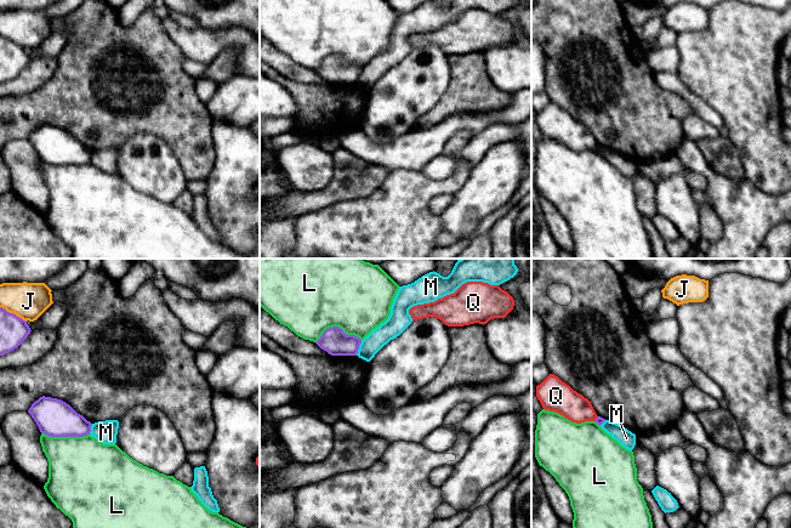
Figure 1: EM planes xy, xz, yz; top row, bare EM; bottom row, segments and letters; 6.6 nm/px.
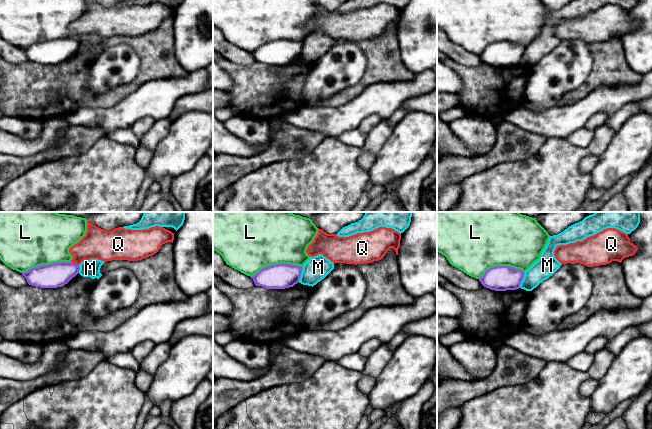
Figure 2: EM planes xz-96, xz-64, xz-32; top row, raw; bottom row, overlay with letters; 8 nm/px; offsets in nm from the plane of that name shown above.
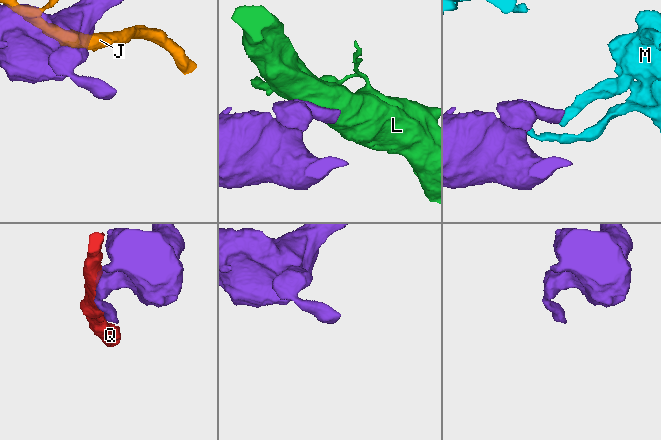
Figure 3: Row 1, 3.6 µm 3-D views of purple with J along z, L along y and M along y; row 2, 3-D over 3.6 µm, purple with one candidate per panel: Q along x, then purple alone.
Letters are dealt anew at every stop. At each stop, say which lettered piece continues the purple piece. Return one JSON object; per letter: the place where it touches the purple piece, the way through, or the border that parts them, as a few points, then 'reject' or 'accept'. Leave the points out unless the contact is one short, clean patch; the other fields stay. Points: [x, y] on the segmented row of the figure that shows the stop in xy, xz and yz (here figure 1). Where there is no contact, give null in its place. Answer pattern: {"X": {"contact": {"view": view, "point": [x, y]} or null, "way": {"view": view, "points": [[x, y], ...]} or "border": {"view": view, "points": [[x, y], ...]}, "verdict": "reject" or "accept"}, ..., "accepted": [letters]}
{"J": {"contact": {"view": "xy", "point": [12, 313]}, "border": {"view": "xy", "points": [[0, 306], [26, 322]]}, "verdict": "reject"}, "L": {"contact": {"view": "xz", "point": [337, 327]}, "verdict": "reject"}, "M": {"contact": {"view": "xz", "point": [358, 348]}, "border": {"view": "xz", "points": [[362, 341], [356, 355]]}, "verdict": "reject"}, "Q": {"contact": {"view": "yz", "point": [596, 419]}, "verdict": "reject"}, "accepted": []}

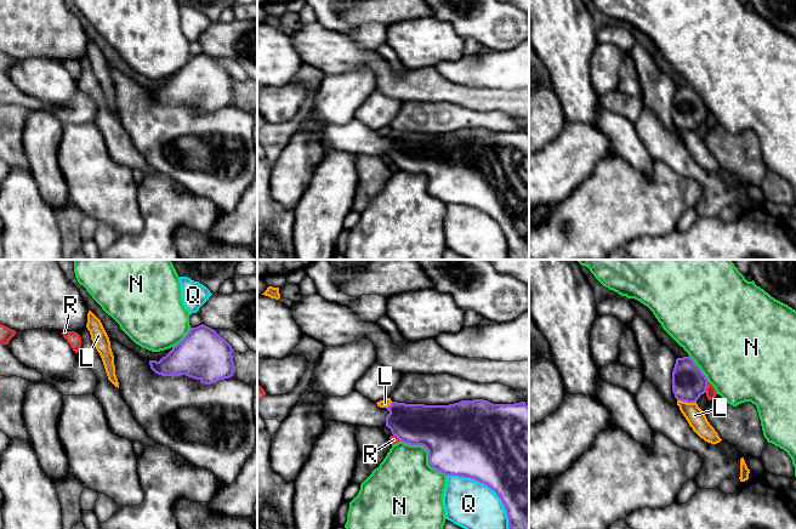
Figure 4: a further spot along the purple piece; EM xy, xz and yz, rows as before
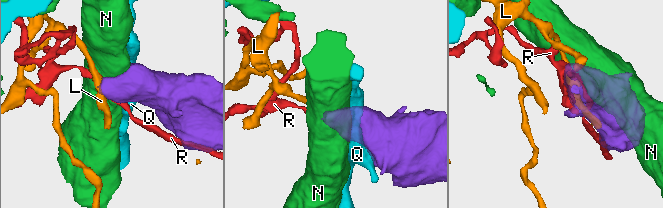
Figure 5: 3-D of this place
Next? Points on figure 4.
{"L": {"contact": {"view": "yz", "point": [687, 402]}, "border": {"view": "yz", "points": [[677, 399], [695, 402]]}, "verdict": "reject"}, "N": {"contact": {"view": "xz", "point": [427, 450]}, "verdict": "reject"}, "Q": {"contact": {"view": "xz", "point": [489, 487]}, "verdict": "reject"}, "R": {"contact": {"view": "yz", "point": [706, 387]}, "verdict": "reject"}, "accepted": []}

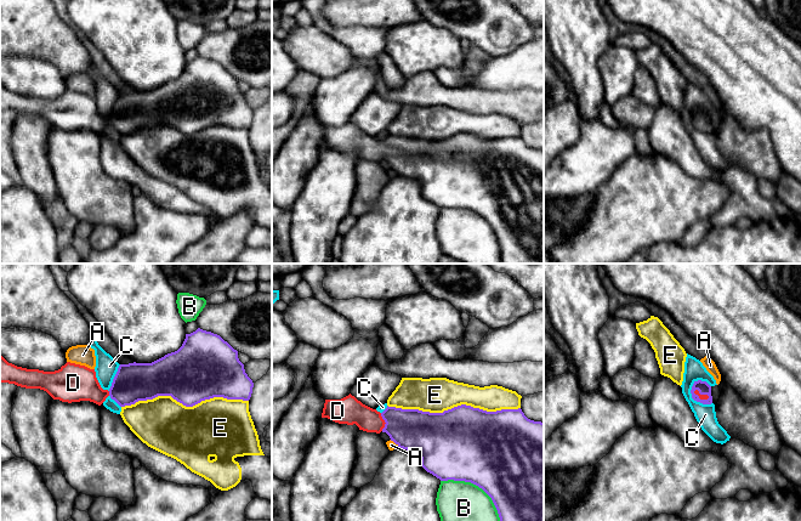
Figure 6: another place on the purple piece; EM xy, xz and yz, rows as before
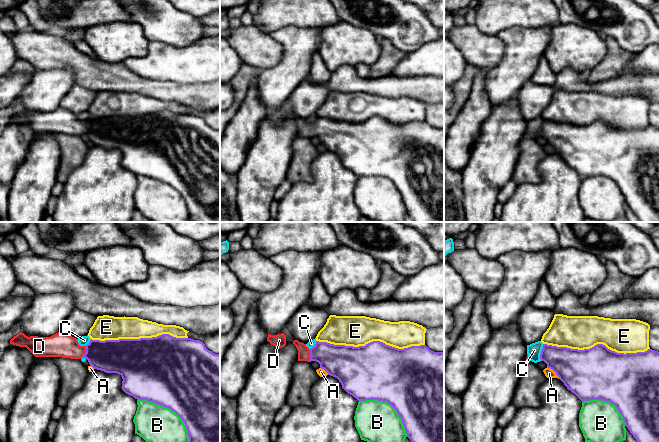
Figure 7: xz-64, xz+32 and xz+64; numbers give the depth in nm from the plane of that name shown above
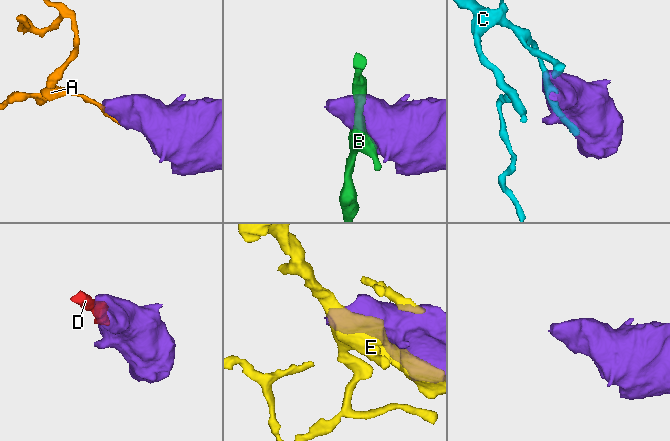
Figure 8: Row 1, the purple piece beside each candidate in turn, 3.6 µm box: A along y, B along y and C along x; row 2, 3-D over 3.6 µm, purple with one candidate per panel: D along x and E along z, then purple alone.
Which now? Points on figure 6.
{"A": {"contact": {"view": "xz", "point": [395, 442]}, "verdict": "reject"}, "B": {"contact": {"view": "xz", "point": [477, 485]}, "verdict": "reject"}, "C": {"contact": {"view": "yz", "point": [693, 398]}, "border": {"view": "yz", "points": [[694, 380], [691, 388], [691, 396], [697, 401], [710, 405]]}, "verdict": "reject"}, "D": {"contact": {"view": "xz", "point": [385, 422]}, "way": {"view": "xz", "points": [[414, 430], [395, 422], [385, 422], [373, 422], [350, 411]]}, "verdict": "accept"}, "E": {"contact": {"view": "xz", "point": [454, 407]}, "verdict": "reject"}, "accepted": ["D"]}

